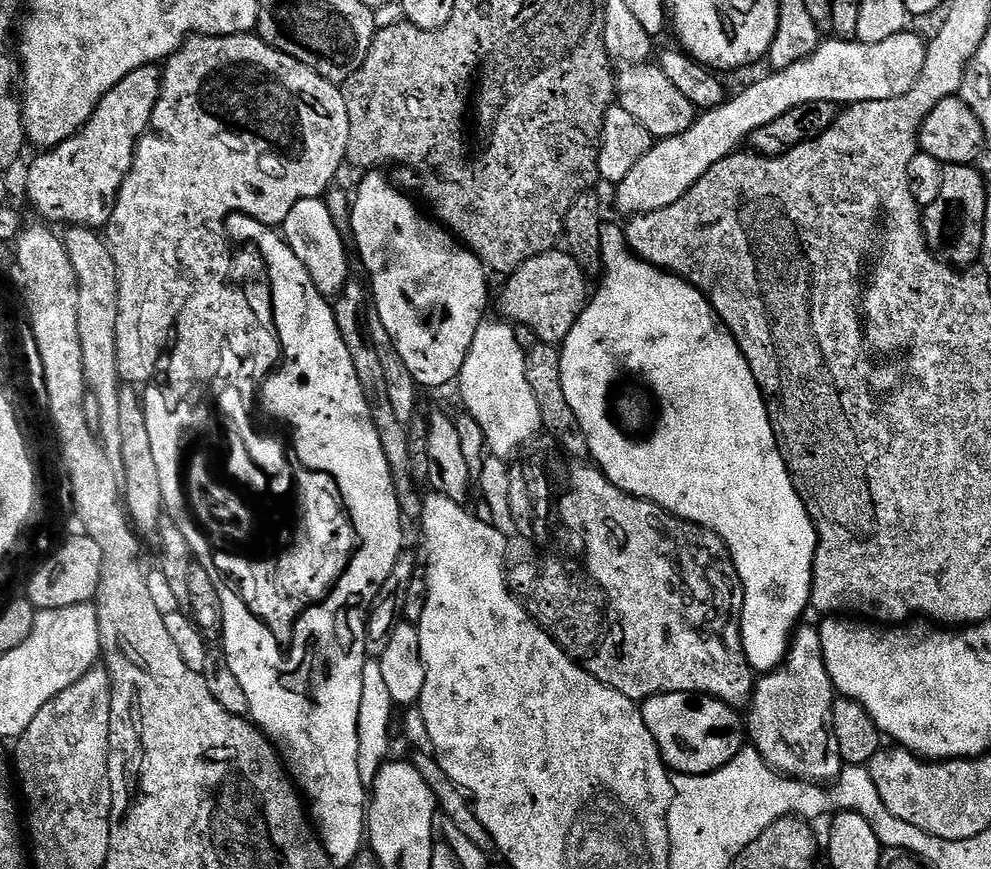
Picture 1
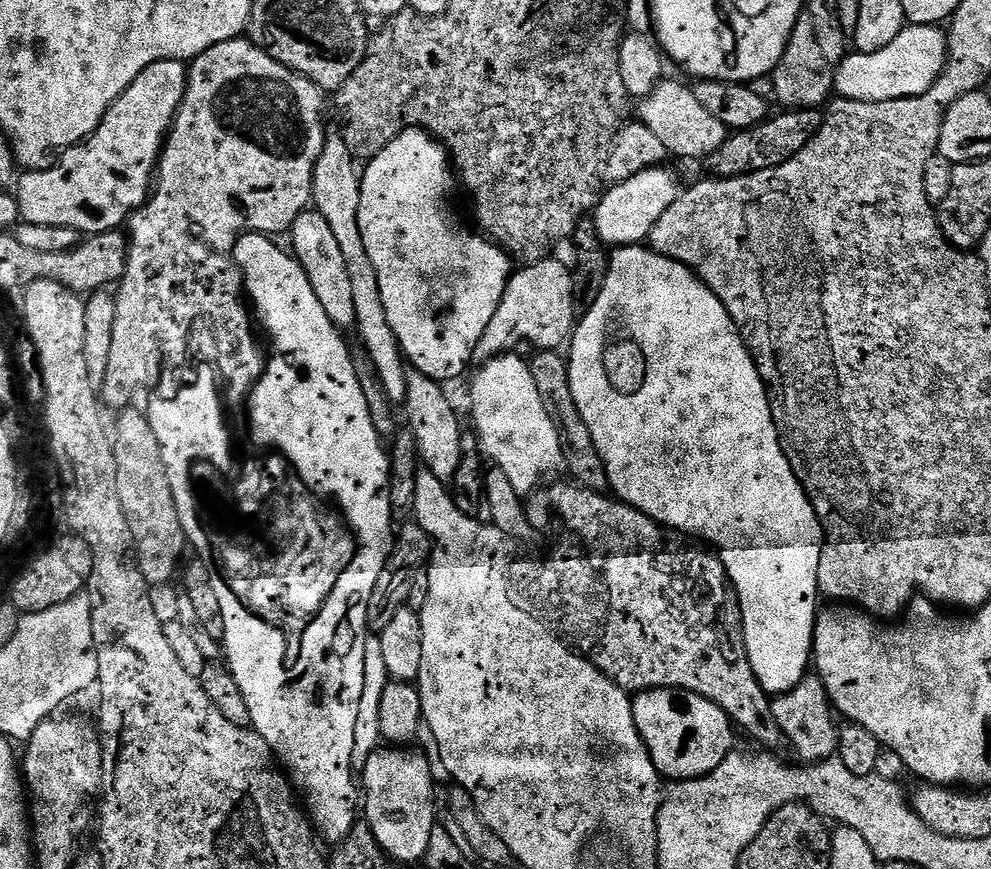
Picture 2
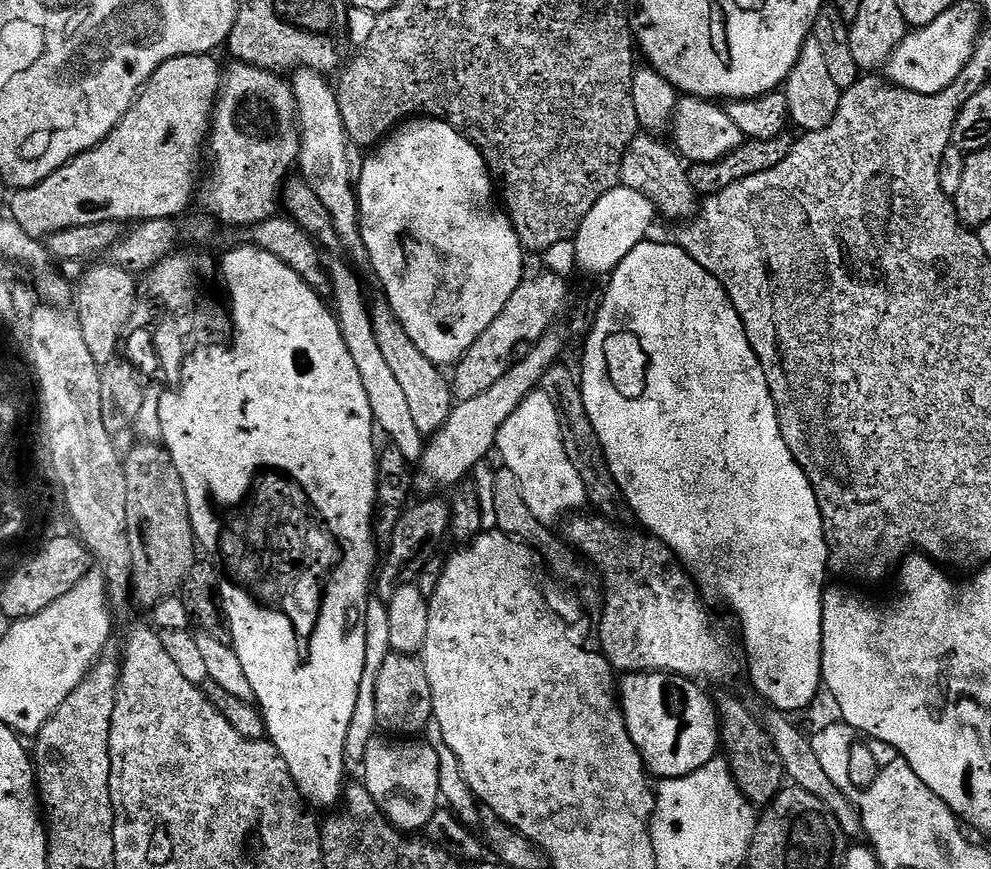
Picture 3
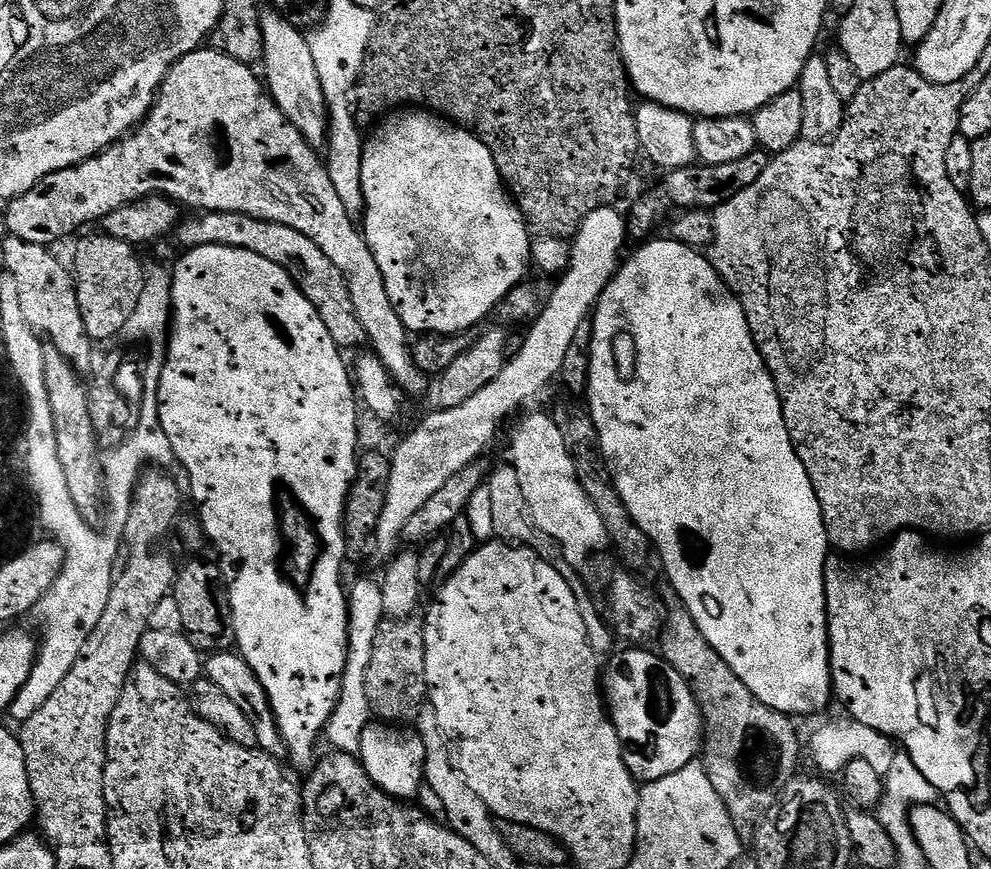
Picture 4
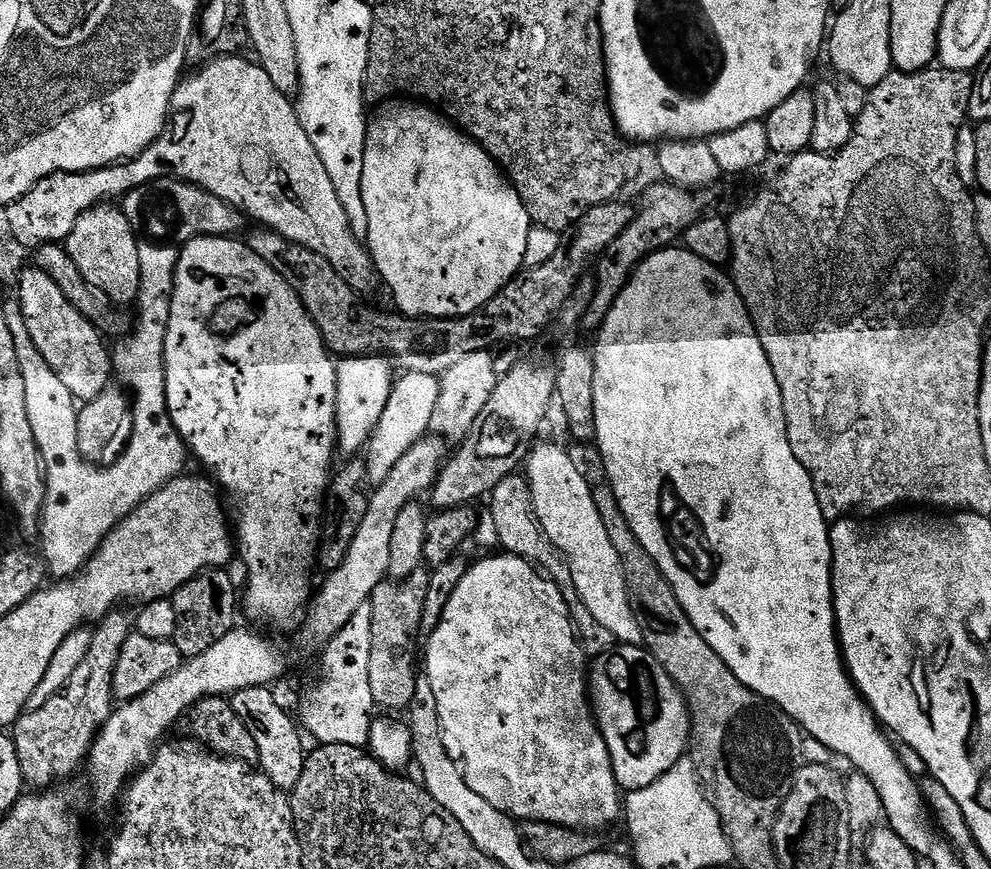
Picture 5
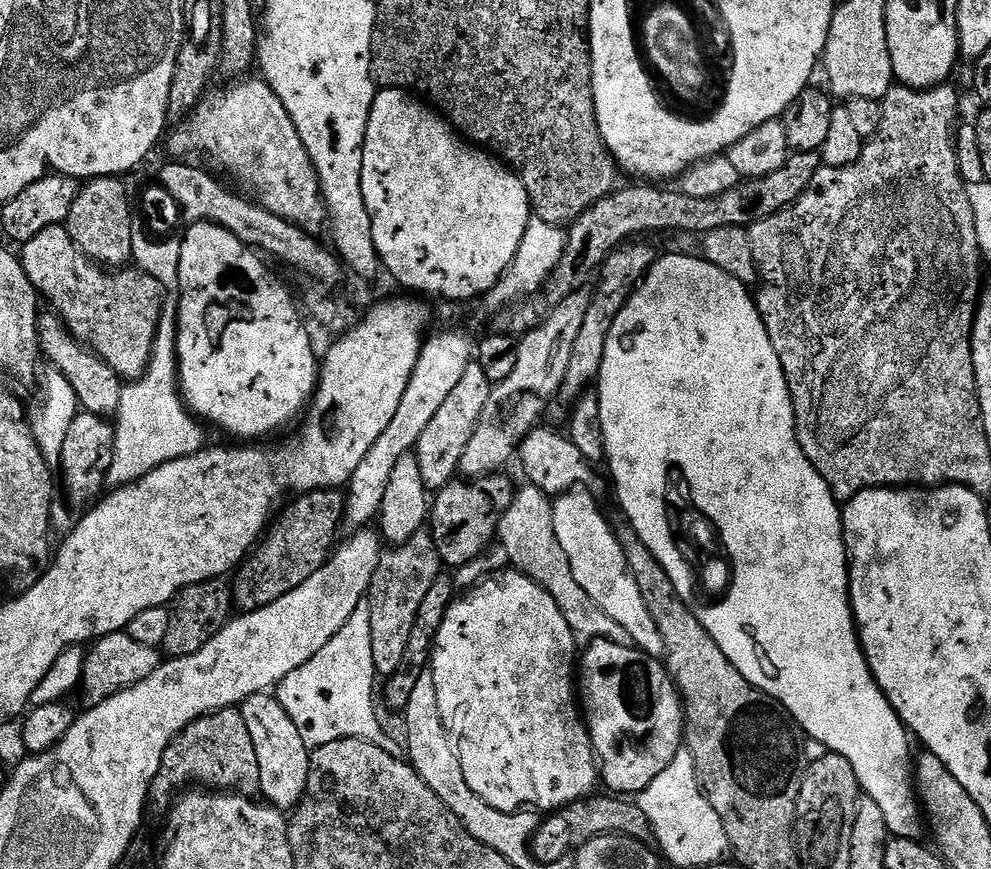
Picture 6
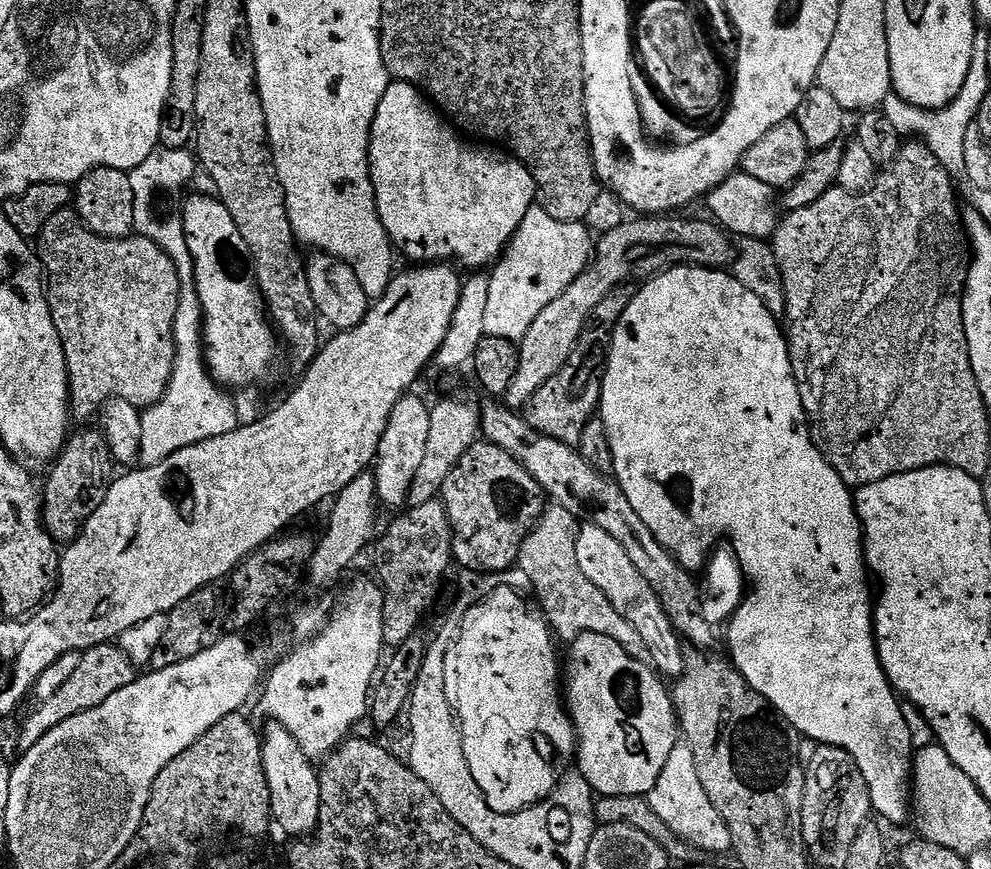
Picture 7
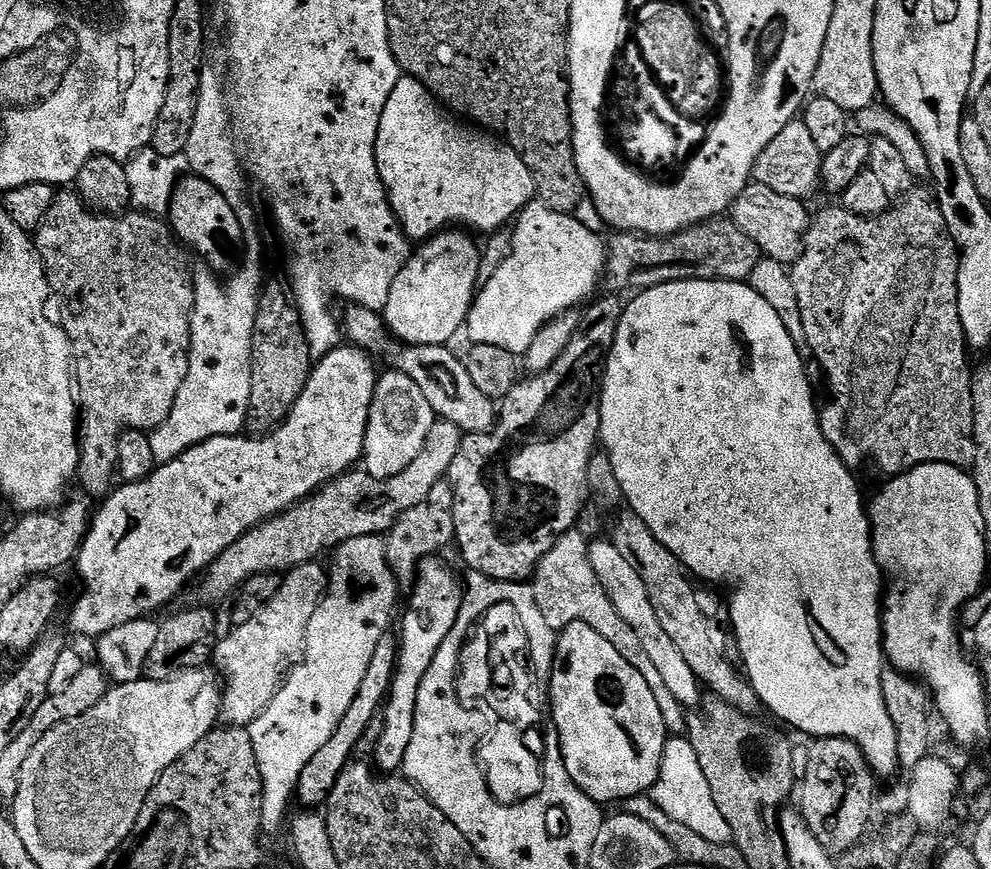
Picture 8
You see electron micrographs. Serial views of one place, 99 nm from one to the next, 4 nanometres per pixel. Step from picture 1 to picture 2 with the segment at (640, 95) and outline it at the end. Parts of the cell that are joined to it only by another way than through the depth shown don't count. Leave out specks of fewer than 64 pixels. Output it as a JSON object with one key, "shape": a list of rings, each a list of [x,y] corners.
{"shape":[[[664,78],[639,104],[639,123],[649,128],[673,157],[685,156],[688,160],[703,161],[704,157],[714,154],[714,150],[718,150],[718,146],[722,146],[722,142],[726,142],[730,135],[730,129],[698,103],[698,98],[694,98],[687,83],[679,84],[676,80]]]}

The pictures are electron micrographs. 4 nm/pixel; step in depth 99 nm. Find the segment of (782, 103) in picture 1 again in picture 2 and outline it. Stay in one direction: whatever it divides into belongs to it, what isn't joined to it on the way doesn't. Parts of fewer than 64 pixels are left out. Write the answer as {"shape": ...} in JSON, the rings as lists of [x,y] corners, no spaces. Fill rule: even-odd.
{"shape":[[[934,24],[906,26],[882,50],[857,52],[844,57],[834,68],[834,92],[845,100],[886,102],[898,98],[921,96],[944,73],[948,58],[948,36],[943,27]],[[664,166],[648,168],[644,172],[634,174],[629,180],[613,183],[601,195],[600,202],[594,209],[594,223],[596,232],[605,245],[636,246],[647,241],[658,218],[662,218],[662,214],[670,210],[678,195],[676,176],[666,169]]]}

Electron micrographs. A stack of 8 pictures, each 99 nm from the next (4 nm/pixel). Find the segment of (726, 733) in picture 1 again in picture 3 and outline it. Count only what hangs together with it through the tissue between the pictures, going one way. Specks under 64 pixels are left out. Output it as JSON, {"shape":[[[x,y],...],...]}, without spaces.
{"shape":[[[629,672],[619,677],[618,699],[626,730],[644,760],[644,767],[653,777],[673,780],[717,759],[722,744],[718,708],[714,700],[700,688],[703,687],[697,681],[688,680],[685,676],[674,676],[671,672]]]}

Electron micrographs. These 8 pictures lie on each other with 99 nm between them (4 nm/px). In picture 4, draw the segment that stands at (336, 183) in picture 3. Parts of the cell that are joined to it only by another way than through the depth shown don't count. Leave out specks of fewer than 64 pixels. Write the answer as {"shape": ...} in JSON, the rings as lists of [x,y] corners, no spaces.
{"shape":[[[275,10],[261,11],[260,29],[264,47],[262,76],[272,101],[300,131],[302,138],[310,145],[323,145],[328,138],[330,123],[328,101],[322,94],[322,82],[318,82],[318,70],[314,67],[314,56],[310,54],[308,36],[300,33],[288,20],[291,19],[285,18]]]}

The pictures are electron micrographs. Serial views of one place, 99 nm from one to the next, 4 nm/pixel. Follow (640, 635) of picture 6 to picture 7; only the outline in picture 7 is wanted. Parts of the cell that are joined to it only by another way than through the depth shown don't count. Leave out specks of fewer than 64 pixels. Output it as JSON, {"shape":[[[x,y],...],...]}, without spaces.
{"shape":[[[584,522],[579,525],[576,533],[576,553],[578,554],[578,566],[582,566],[582,574],[610,598],[610,606],[642,634],[642,642],[646,642],[646,650],[650,650],[652,659],[651,667],[660,673],[661,677],[679,678],[684,673],[684,654],[685,645],[682,643],[682,637],[677,632],[675,626],[670,622],[670,618],[664,612],[664,607],[660,599],[654,594],[650,582],[642,578],[642,574],[630,562],[630,554],[606,534],[597,524]]]}

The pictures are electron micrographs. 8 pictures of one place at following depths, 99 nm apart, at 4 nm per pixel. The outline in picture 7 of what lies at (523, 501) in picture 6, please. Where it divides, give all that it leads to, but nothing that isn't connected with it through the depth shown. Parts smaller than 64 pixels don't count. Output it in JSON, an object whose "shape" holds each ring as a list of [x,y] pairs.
{"shape":[[[552,502],[545,507],[544,515],[537,521],[535,529],[528,533],[520,546],[518,566],[526,572],[526,577],[532,583],[531,591],[536,592],[537,598],[540,599],[538,607],[544,613],[544,619],[551,624],[553,633],[557,637],[575,638],[584,632],[601,632],[614,638],[614,642],[618,642],[618,646],[622,646],[622,650],[626,650],[626,654],[630,654],[638,662],[651,665],[650,650],[646,650],[646,642],[642,642],[642,634],[638,634],[638,630],[634,630],[634,626],[630,626],[630,622],[626,622],[626,618],[622,618],[622,614],[618,614],[618,610],[610,606],[610,598],[606,598],[606,594],[602,594],[602,590],[598,590],[598,586],[594,586],[594,582],[590,582],[590,578],[582,574],[582,566],[578,566],[576,553],[577,531],[578,528],[570,510]]]}

